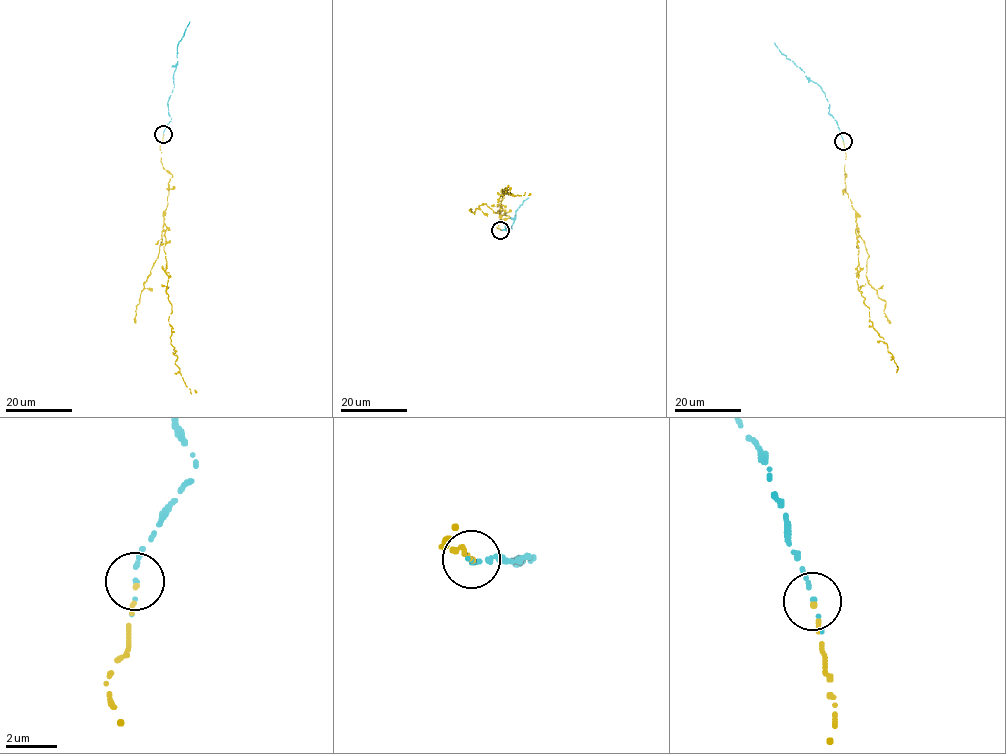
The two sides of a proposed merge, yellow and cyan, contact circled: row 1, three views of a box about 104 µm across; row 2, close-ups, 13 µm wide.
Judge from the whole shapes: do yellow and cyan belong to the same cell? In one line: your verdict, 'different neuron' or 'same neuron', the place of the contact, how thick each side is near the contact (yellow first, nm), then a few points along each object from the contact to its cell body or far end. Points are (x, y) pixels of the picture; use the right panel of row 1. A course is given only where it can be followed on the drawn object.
different neuron; at (843, 141); 150 nm thick on the yellow side, 180 nm on the other; yellow runs (843, 141), (845, 192), (855, 213), (857, 225), (856, 280), (873, 328), (883, 338), (897, 369); cyan runs (843, 141), (820, 87), (774, 42)

